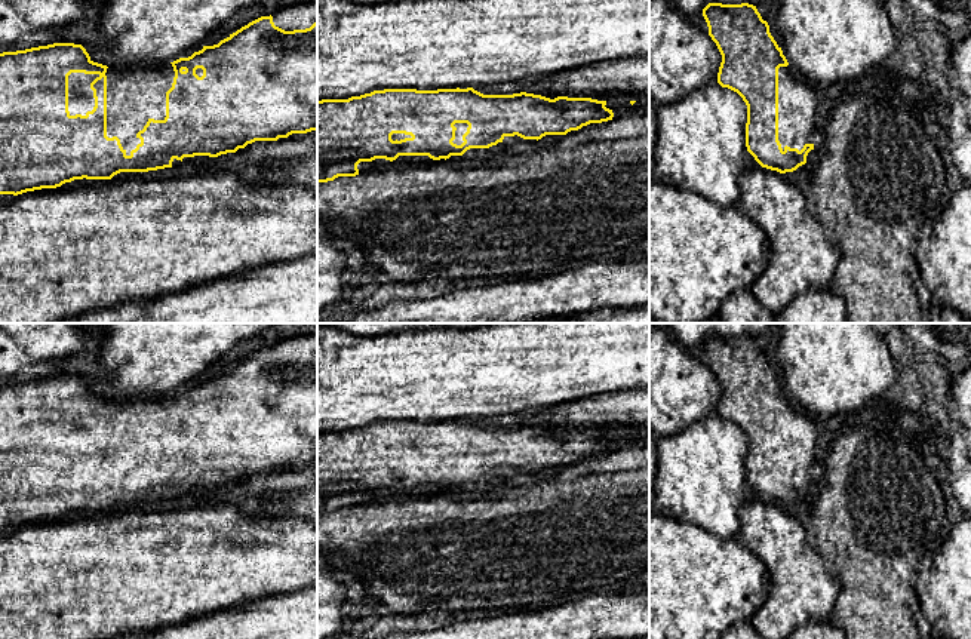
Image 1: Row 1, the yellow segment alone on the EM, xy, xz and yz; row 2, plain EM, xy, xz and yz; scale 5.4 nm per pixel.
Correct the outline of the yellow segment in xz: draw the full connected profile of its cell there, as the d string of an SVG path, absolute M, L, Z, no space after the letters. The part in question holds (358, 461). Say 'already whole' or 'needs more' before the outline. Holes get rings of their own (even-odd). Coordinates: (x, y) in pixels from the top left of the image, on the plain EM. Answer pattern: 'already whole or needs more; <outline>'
already whole; M473 420L467 421L384 421L374 423L348 431L322 431L317 433L317 514L334 513L338 509L359 507L360 494L375 491L396 492L399 488L428 488L433 492L463 488L470 480L489 480L503 474L506 469L520 469L523 471L541 471L546 467L566 467L590 455L612 452L612 442L606 440L606 433L591 430L557 428L554 431L534 426L513 427L483 427ZM455 455L467 455L467 464L463 467L463 476L457 477Z

